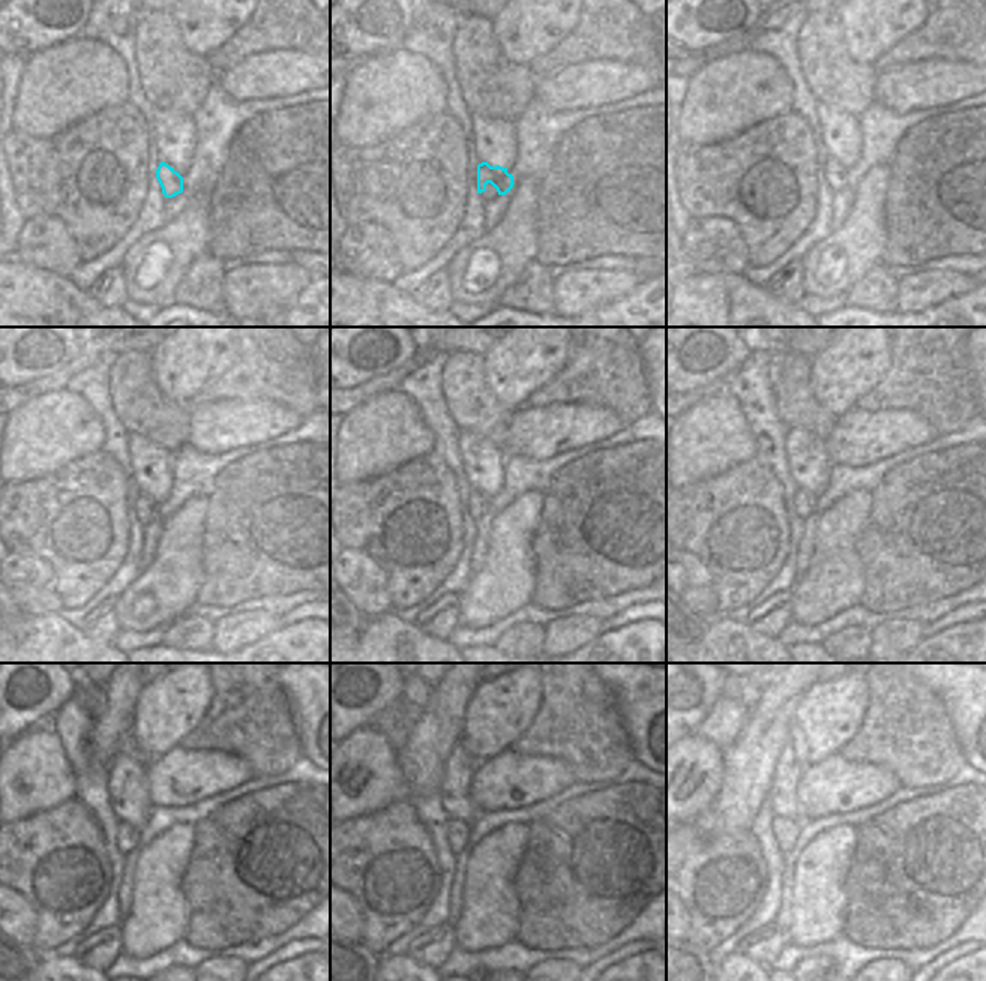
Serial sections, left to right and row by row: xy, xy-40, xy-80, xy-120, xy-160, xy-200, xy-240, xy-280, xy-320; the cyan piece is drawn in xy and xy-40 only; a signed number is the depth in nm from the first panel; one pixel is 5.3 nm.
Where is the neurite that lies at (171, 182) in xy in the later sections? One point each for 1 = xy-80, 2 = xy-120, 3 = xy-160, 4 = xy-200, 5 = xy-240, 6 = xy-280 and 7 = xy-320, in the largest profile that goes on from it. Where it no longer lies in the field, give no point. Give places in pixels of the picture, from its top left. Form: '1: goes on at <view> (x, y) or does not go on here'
1: goes on at xy-80 (824, 176)
2: goes on at xy-120 (144, 509)
3: goes on at xy-160 (477, 503)
4: goes on at xy-200 (803, 503)
5: goes on at xy-240 (126, 834)
6: goes on at xy-280 (456, 831)
7: goes on at xy-320 (785, 831)

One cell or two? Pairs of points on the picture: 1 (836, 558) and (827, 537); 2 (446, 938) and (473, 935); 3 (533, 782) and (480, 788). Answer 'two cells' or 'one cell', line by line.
1: one cell
2: two cells
3: one cell

